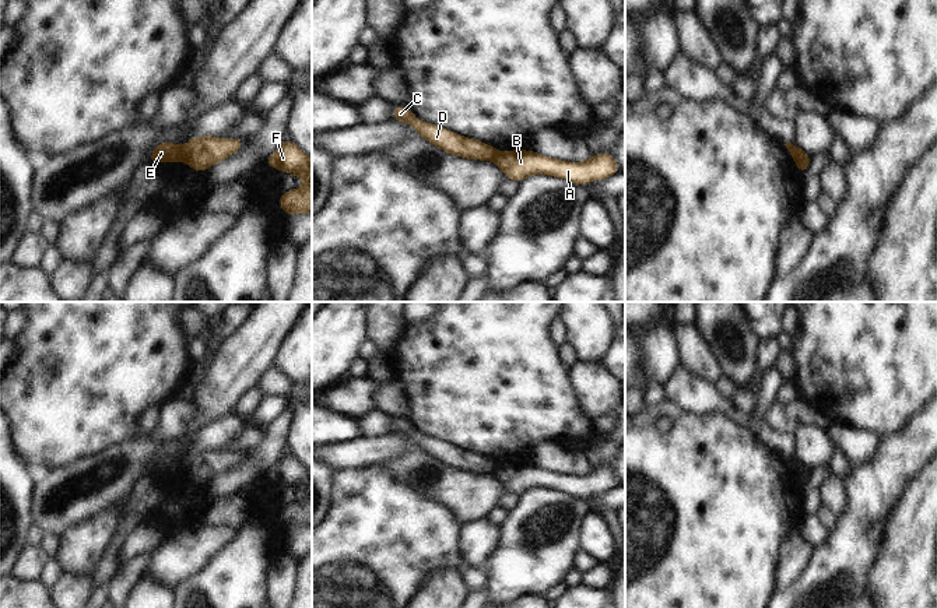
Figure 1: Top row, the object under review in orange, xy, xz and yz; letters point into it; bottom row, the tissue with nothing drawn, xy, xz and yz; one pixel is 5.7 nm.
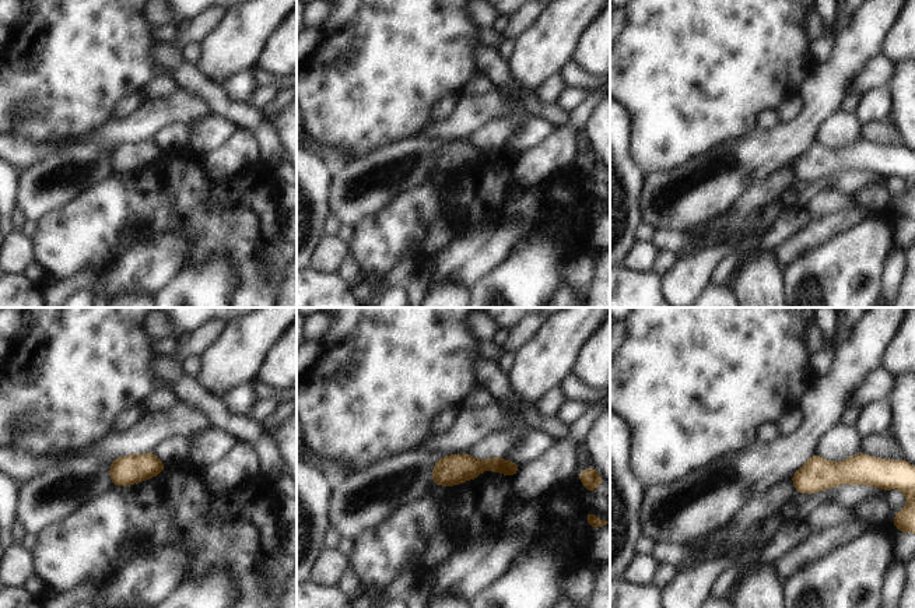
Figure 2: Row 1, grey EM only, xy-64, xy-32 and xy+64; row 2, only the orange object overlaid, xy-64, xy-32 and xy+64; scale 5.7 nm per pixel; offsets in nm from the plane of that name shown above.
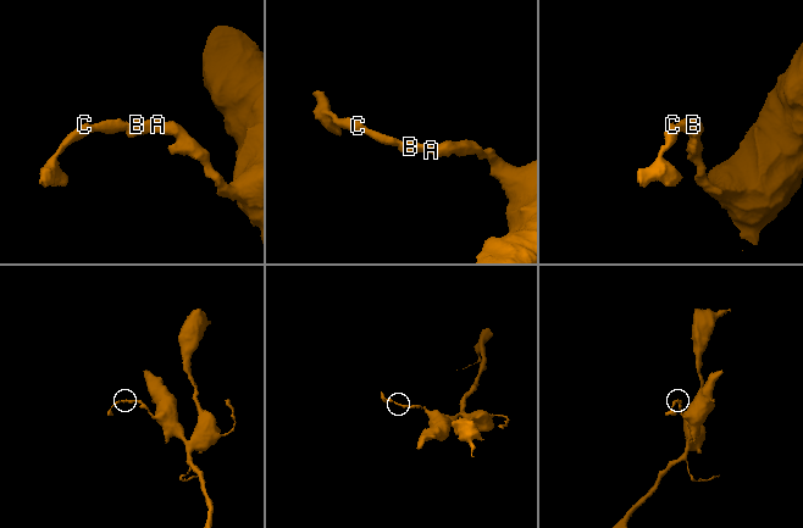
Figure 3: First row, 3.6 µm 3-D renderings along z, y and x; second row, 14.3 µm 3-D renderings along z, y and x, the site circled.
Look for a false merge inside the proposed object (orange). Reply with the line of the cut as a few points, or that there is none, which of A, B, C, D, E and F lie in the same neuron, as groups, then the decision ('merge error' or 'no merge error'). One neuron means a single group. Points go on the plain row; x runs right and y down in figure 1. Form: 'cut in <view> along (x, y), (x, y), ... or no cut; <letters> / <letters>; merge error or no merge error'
cut in xy along (182, 460), (182, 470), (179, 473); A B F / C D E; merge error

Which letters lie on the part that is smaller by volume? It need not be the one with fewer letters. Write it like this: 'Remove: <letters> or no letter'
Remove: C, D, E

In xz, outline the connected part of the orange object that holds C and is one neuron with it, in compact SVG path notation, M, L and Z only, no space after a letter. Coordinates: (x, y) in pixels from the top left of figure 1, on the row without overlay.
M393 418L394 435L406 435L411 437L418 447L427 454L456 470L467 472L494 474L498 464L492 458L487 458L478 453L471 453L460 447L455 447L439 439L418 433L408 421Z

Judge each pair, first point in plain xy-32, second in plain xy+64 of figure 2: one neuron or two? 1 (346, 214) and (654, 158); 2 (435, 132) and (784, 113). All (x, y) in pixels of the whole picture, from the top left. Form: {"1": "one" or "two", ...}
{"1": "two", "2": "one"}

